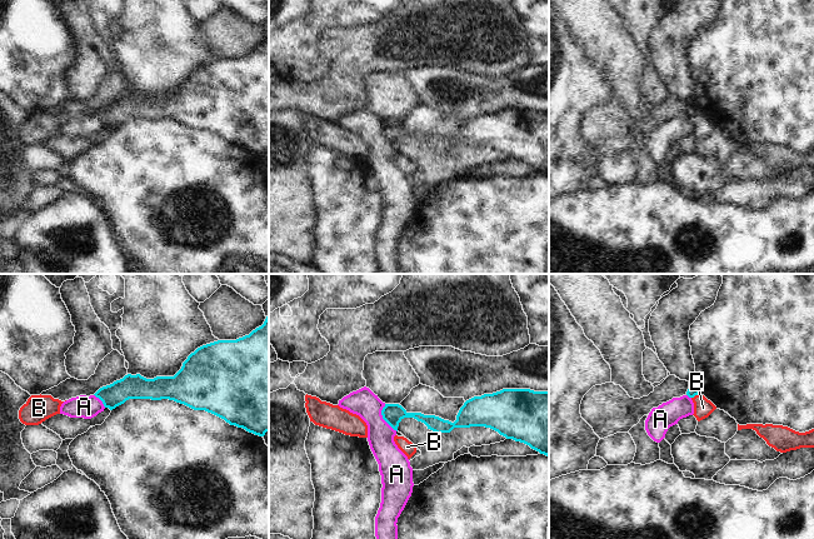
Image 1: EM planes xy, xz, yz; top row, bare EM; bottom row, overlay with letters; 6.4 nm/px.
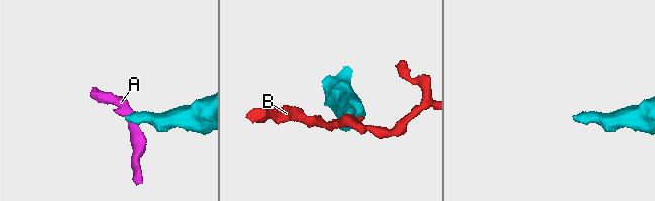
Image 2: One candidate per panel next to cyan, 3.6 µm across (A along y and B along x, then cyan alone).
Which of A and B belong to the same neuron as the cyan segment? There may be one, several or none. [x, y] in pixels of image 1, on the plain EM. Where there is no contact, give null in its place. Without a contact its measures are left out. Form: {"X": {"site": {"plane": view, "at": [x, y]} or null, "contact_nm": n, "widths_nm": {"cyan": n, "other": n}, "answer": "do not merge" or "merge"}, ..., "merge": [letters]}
{"A": {"site": {"plane": "xz", "at": [383, 138]}, "contact_nm": 190, "widths_nm": {"cyan": 130, "other": 180}, "answer": "do not merge"}, "B": {"site": {"plane": "yz", "at": [695, 114]}, "contact_nm": 70, "widths_nm": {"cyan": 70, "other": 120}, "answer": "do not merge"}, "merge": []}

